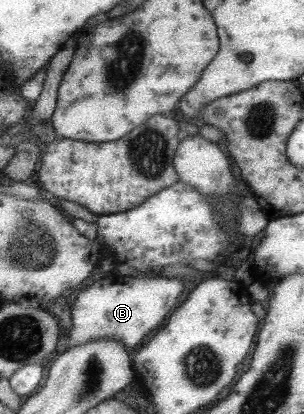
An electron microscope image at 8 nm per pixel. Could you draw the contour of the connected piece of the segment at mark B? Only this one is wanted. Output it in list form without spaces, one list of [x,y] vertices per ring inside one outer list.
[[[143,275],[142,279],[128,279],[124,283],[110,283],[110,279],[100,279],[86,287],[70,302],[70,325],[67,328],[68,347],[84,345],[95,339],[115,339],[125,349],[134,349],[144,337],[156,329],[178,303],[182,283],[178,278]]]

